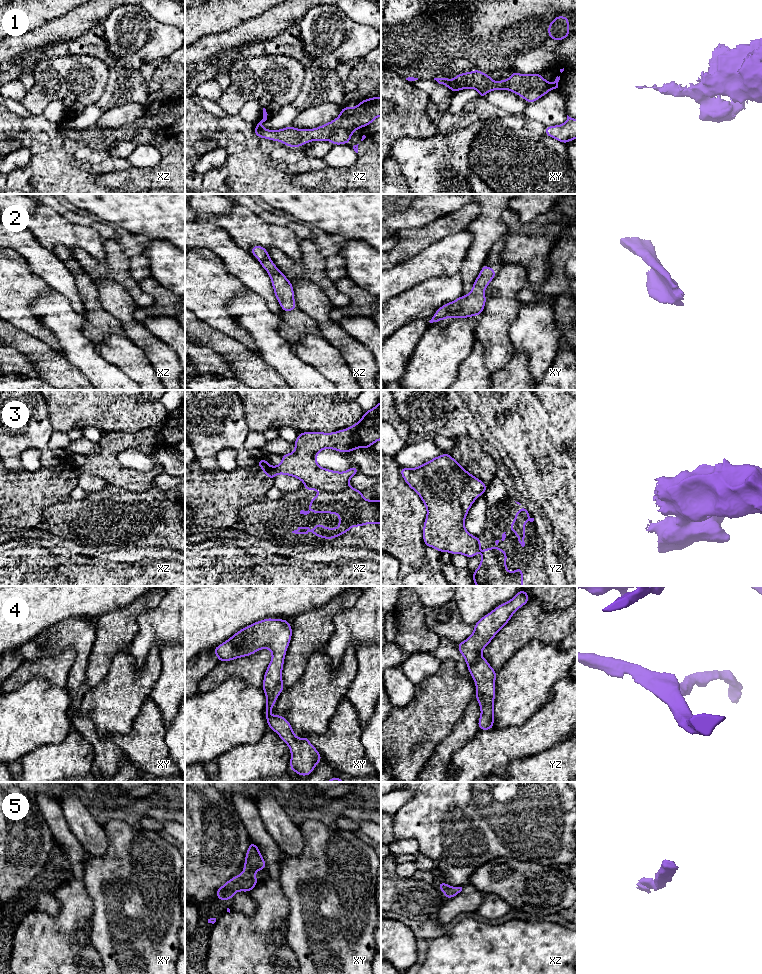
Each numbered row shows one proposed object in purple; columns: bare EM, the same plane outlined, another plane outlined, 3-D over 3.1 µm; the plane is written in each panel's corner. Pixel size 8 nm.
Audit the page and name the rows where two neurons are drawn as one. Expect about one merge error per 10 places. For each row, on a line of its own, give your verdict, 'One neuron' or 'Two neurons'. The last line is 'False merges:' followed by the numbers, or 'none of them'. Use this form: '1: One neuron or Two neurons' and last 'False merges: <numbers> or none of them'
1: Two neurons
2: One neuron
3: Two neurons
4: One neuron
5: One neuron
False merges: 1, 3

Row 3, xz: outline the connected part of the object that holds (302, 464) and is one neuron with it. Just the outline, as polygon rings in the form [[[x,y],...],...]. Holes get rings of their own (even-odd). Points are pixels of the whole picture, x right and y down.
[[[381,401],[371,410],[365,411],[363,417],[354,425],[332,433],[299,432],[293,442],[294,452],[282,455],[278,466],[270,466],[261,458],[260,466],[264,475],[271,481],[278,474],[300,479],[305,485],[315,487],[323,492],[341,492],[348,488],[350,479],[359,472],[357,466],[344,472],[321,468],[316,460],[317,454],[324,449],[333,449],[342,453],[352,452],[358,448],[370,450],[370,446],[381,440]]]

